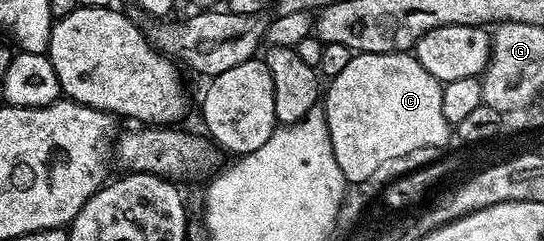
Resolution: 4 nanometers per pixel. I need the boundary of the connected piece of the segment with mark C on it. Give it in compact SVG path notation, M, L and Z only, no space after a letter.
M404 52L402 54L356 54L352 53L349 65L343 69L337 77L330 79L328 88L325 90L325 97L322 99L321 108L327 117L329 124L329 136L333 140L333 156L337 156L337 164L341 168L341 172L347 177L348 183L360 182L365 180L367 176L377 172L384 164L394 163L396 160L406 159L408 156L418 154L420 152L434 151L434 146L443 146L450 138L453 138L453 128L445 120L445 115L441 113L441 92L443 91L441 83L433 76L429 76L429 72L425 72L425 68L421 68L421 64L415 58L414 53Z

